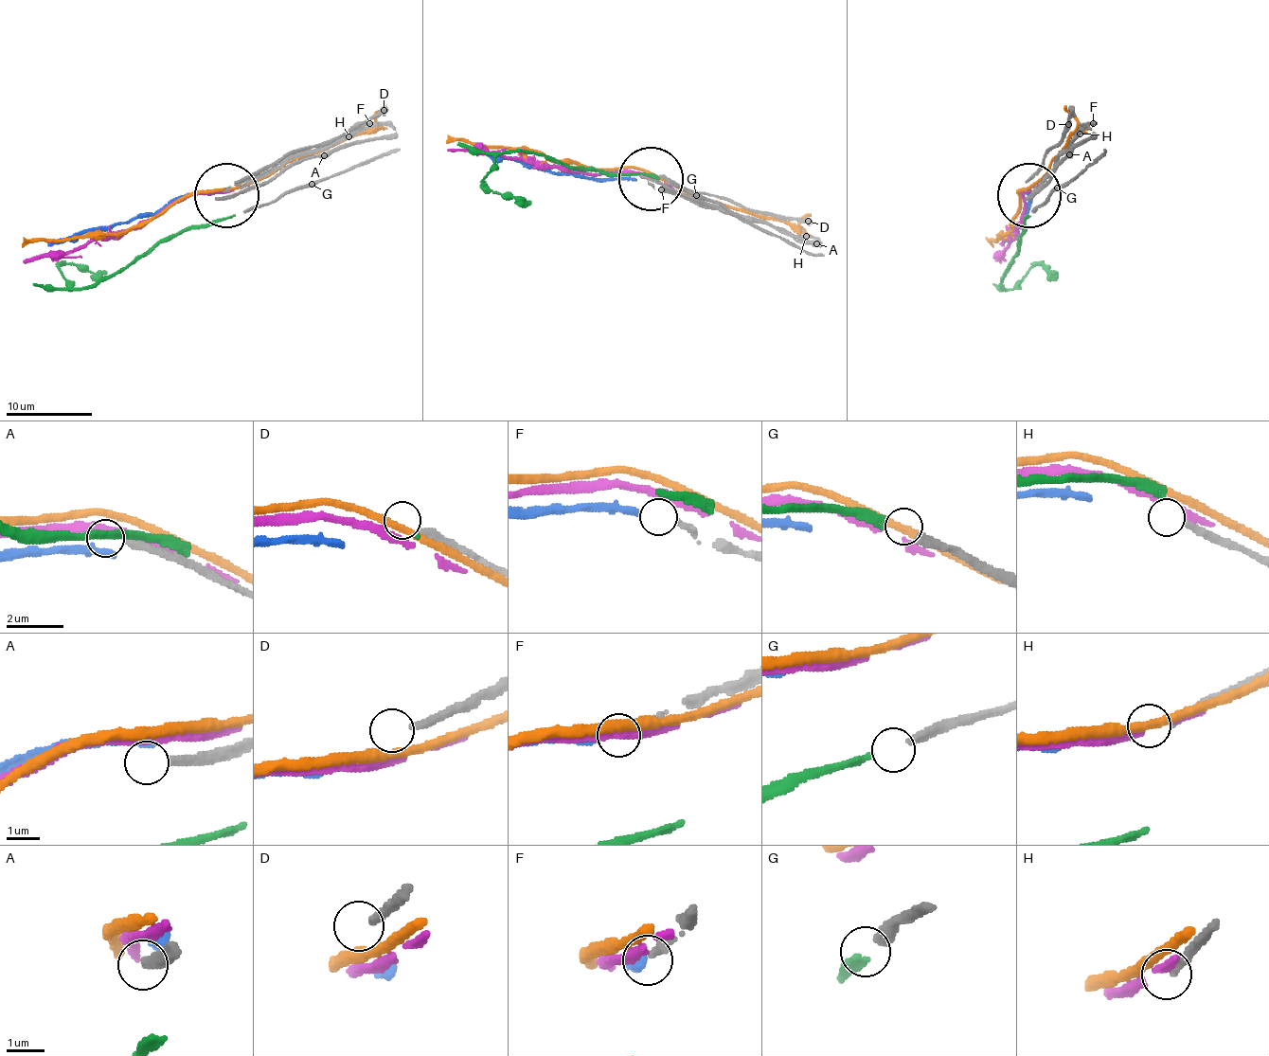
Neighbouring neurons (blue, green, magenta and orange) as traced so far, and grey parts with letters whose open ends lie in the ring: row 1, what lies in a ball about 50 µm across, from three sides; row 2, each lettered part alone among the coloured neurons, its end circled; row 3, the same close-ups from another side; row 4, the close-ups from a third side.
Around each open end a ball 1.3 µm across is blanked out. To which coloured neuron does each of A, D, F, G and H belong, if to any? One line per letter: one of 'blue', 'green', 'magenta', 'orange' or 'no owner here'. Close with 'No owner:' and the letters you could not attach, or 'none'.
A: no owner here
D: no owner here
F: blue
G: green
H: no owner here
No owner: A, D, H

